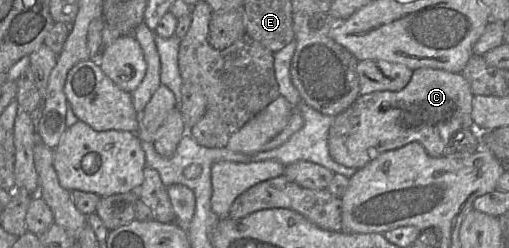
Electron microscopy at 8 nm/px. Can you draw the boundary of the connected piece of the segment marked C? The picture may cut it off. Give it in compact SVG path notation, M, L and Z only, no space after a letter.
M428 67L415 69L403 89L359 95L349 108L335 116L328 133L330 156L338 164L358 170L386 151L418 142L429 156L441 157L453 133L472 127L473 96L461 73Z

